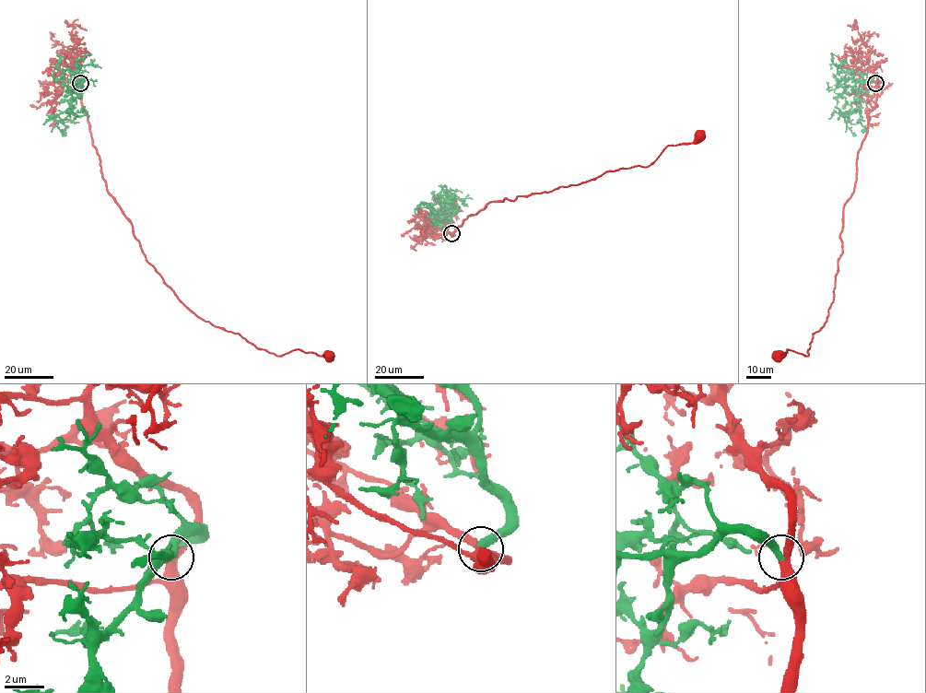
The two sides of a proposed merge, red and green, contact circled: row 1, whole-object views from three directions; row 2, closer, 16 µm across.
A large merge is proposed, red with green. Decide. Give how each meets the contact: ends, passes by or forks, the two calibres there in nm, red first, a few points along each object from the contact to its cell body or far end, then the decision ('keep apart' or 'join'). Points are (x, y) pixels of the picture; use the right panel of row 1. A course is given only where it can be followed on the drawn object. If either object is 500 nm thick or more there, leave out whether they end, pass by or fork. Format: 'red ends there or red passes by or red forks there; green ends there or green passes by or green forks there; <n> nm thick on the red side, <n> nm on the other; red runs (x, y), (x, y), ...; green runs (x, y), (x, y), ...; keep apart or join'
red passes by; green ends there; 400 nm thick on the red side, 360 nm on the other; red runs (875, 83), (854, 191), (844, 206), (828, 315), (813, 334), (807, 356), (788, 349), (777, 355); green runs (875, 83), (869, 79), (862, 85), (857, 107), (849, 114), (846, 125), (853, 135), (855, 132); join

